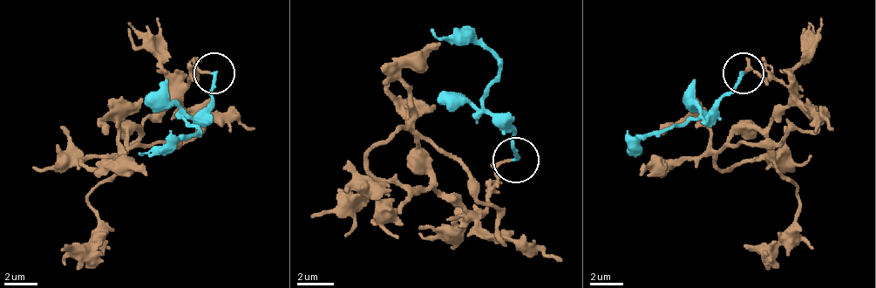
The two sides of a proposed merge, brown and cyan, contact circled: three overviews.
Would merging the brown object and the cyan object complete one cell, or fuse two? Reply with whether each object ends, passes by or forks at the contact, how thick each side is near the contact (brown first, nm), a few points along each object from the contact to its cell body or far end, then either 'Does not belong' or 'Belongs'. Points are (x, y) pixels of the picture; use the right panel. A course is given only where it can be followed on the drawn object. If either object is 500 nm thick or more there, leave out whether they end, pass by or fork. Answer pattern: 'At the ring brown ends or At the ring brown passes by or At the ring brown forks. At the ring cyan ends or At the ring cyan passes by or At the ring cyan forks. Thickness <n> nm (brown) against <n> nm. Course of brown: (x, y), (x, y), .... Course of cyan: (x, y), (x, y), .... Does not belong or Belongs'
At the ring brown ends. At the ring cyan ends. Thickness 130 nm (brown) against 220 nm. Course of brown: (744, 74), (790, 86), (790, 103), (769, 123), (769, 156), (797, 196), (797, 217), (769, 246), (744, 250). Course of cyan: (744, 74), (696, 119), (659, 131), (626, 152). Does not belong

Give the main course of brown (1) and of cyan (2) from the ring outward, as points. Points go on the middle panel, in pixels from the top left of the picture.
1: (514, 161), (500, 166), (482, 211), (417, 188), (372, 221), (381, 221), (385, 202), (349, 161)
2: (514, 161), (514, 133), (482, 106), (500, 64), (431, 27)

